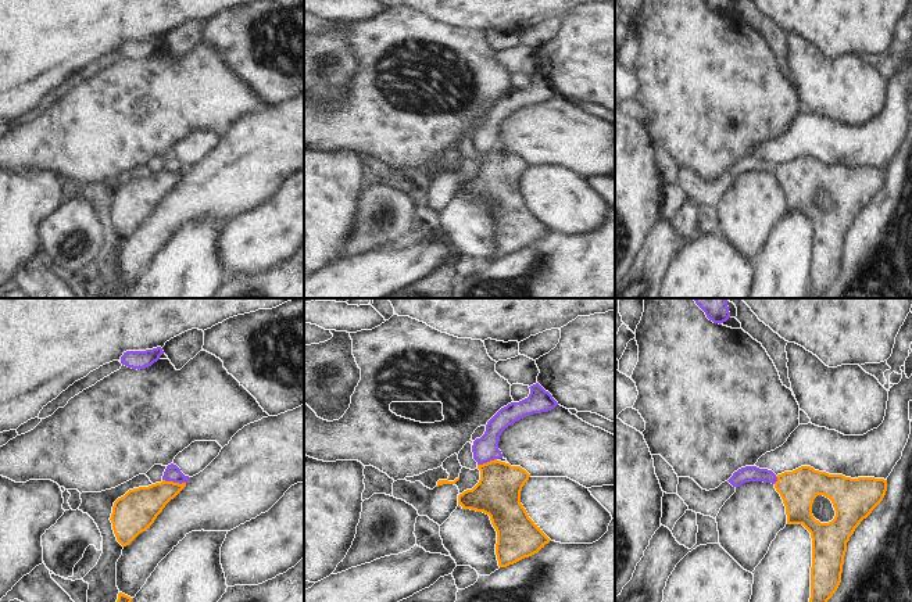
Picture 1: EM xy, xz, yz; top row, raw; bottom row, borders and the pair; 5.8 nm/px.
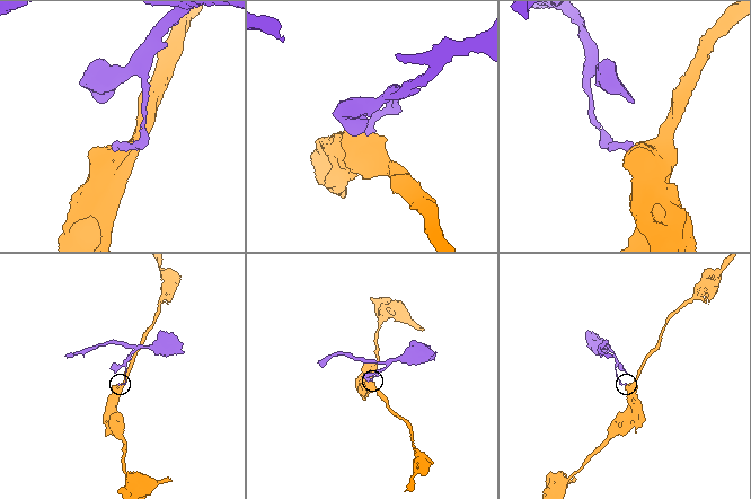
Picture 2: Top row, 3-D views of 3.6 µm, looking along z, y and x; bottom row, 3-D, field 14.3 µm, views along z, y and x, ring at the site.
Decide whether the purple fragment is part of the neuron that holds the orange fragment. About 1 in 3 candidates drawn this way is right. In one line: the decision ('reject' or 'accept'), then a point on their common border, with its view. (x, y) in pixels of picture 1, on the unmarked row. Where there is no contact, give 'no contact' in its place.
reject | xy (172, 171)

